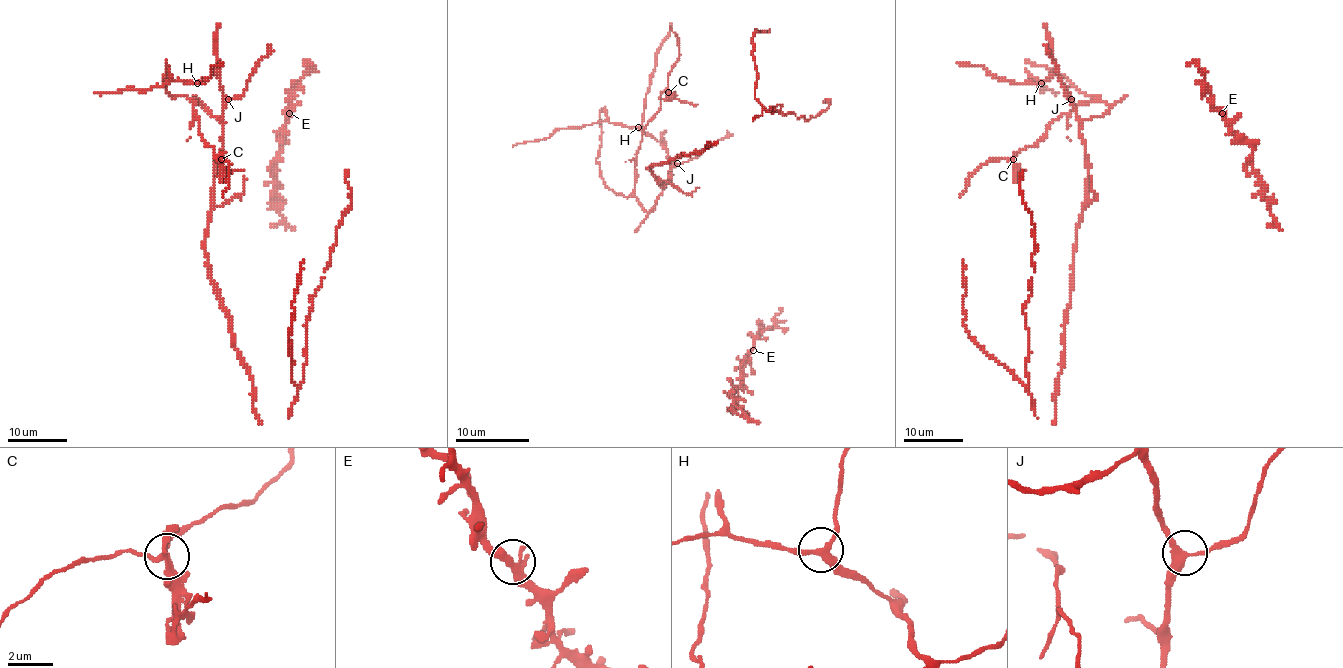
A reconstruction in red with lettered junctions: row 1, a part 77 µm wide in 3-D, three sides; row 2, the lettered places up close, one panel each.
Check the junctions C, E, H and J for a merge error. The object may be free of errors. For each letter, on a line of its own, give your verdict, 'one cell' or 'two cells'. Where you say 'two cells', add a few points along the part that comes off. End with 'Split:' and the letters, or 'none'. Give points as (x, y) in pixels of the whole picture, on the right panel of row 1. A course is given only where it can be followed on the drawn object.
C: two cells | (1013, 159), (1019, 174), (1023, 169)
E: one cell
H: one cell
J: one cell
Split: C

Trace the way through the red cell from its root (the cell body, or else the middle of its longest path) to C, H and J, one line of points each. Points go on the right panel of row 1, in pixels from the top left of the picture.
C: (1074, 256), (1087, 181), (1080, 125), (1110, 107), (1101, 101), (1077, 104), (1013, 159)
H: (1074, 256), (1081, 207), (1086, 198), (1087, 154), (1080, 134), (1080, 119), (1067, 86), (1056, 74), (1041, 83)
J: (1074, 256), (1081, 207), (1086, 198), (1087, 154), (1080, 134), (1080, 119), (1071, 99)

